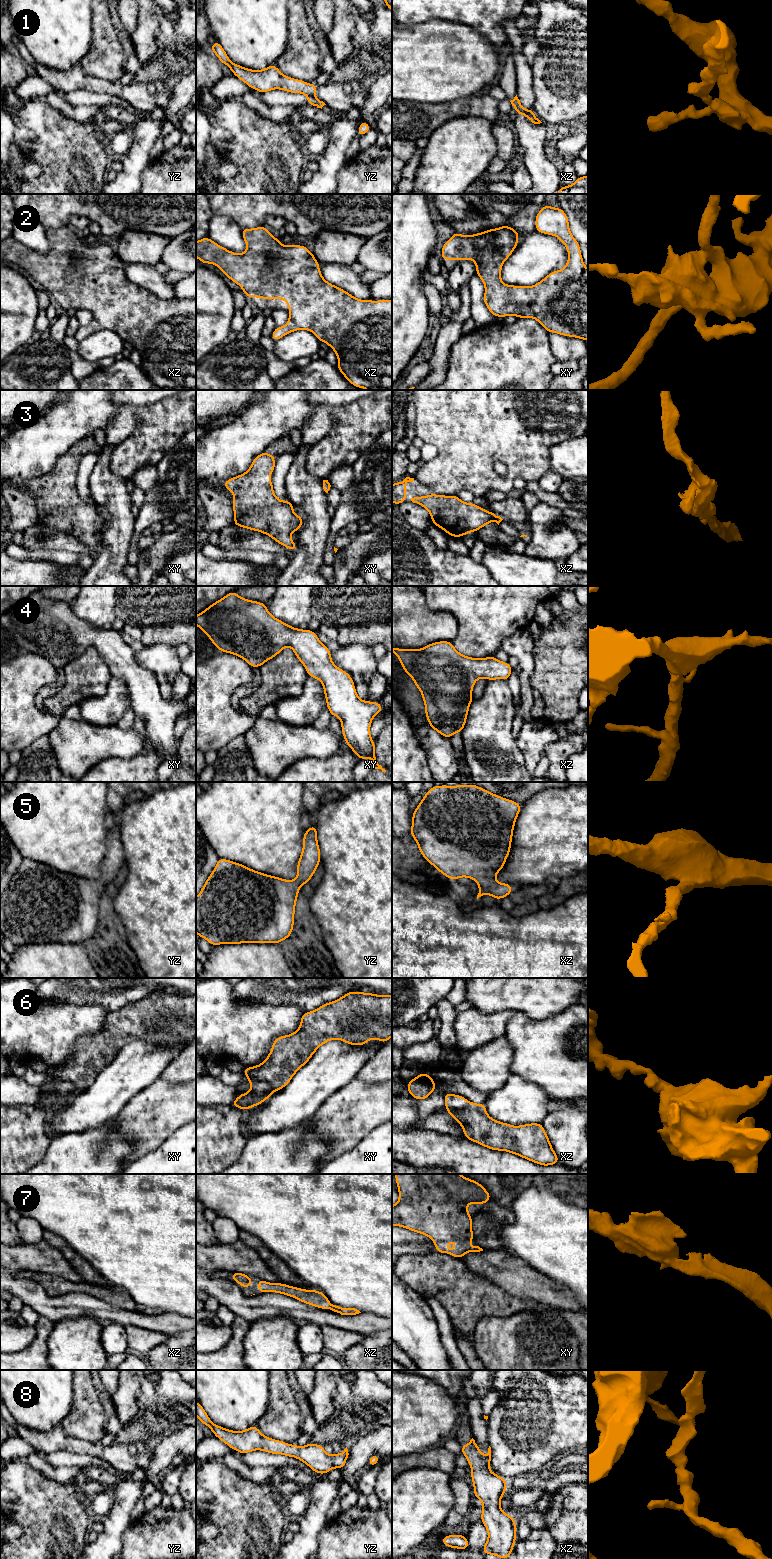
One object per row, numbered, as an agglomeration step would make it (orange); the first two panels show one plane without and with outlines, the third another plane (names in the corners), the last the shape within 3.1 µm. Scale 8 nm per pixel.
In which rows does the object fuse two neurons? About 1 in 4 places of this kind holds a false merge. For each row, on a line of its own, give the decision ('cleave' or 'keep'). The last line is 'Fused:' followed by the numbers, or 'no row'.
1: cleave
2: keep
3: keep
4: keep
5: keep
6: cleave
7: keep
8: keep
Fused: 1, 6

